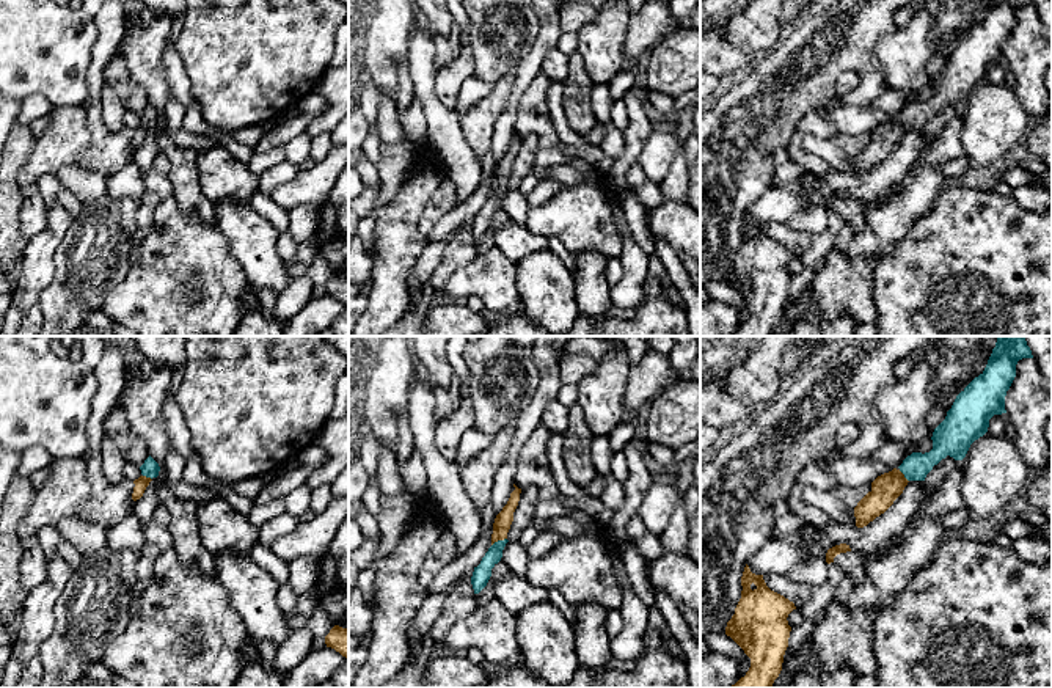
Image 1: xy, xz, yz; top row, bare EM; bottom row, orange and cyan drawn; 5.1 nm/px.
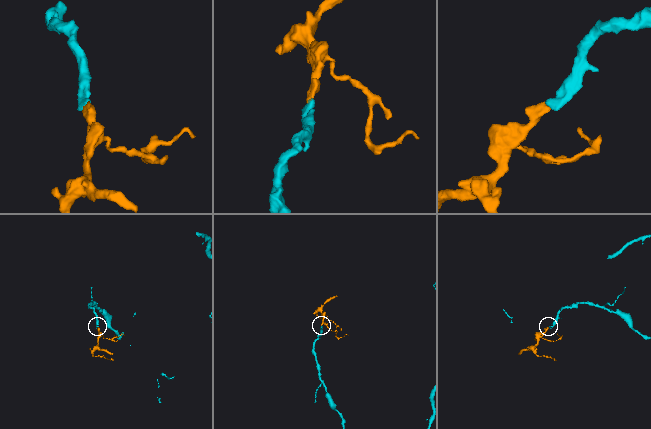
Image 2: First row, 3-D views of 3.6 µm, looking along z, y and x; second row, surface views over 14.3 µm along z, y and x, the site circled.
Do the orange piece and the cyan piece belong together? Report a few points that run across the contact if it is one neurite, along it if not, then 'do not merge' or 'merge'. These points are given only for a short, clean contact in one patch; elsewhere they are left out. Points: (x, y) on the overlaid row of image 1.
line xz (504, 519), (498, 539), (496, 550), (481, 575); merge

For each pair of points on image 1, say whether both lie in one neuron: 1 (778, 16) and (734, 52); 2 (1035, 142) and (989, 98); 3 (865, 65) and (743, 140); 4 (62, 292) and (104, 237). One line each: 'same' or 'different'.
1: same
2: different
3: same
4: same

